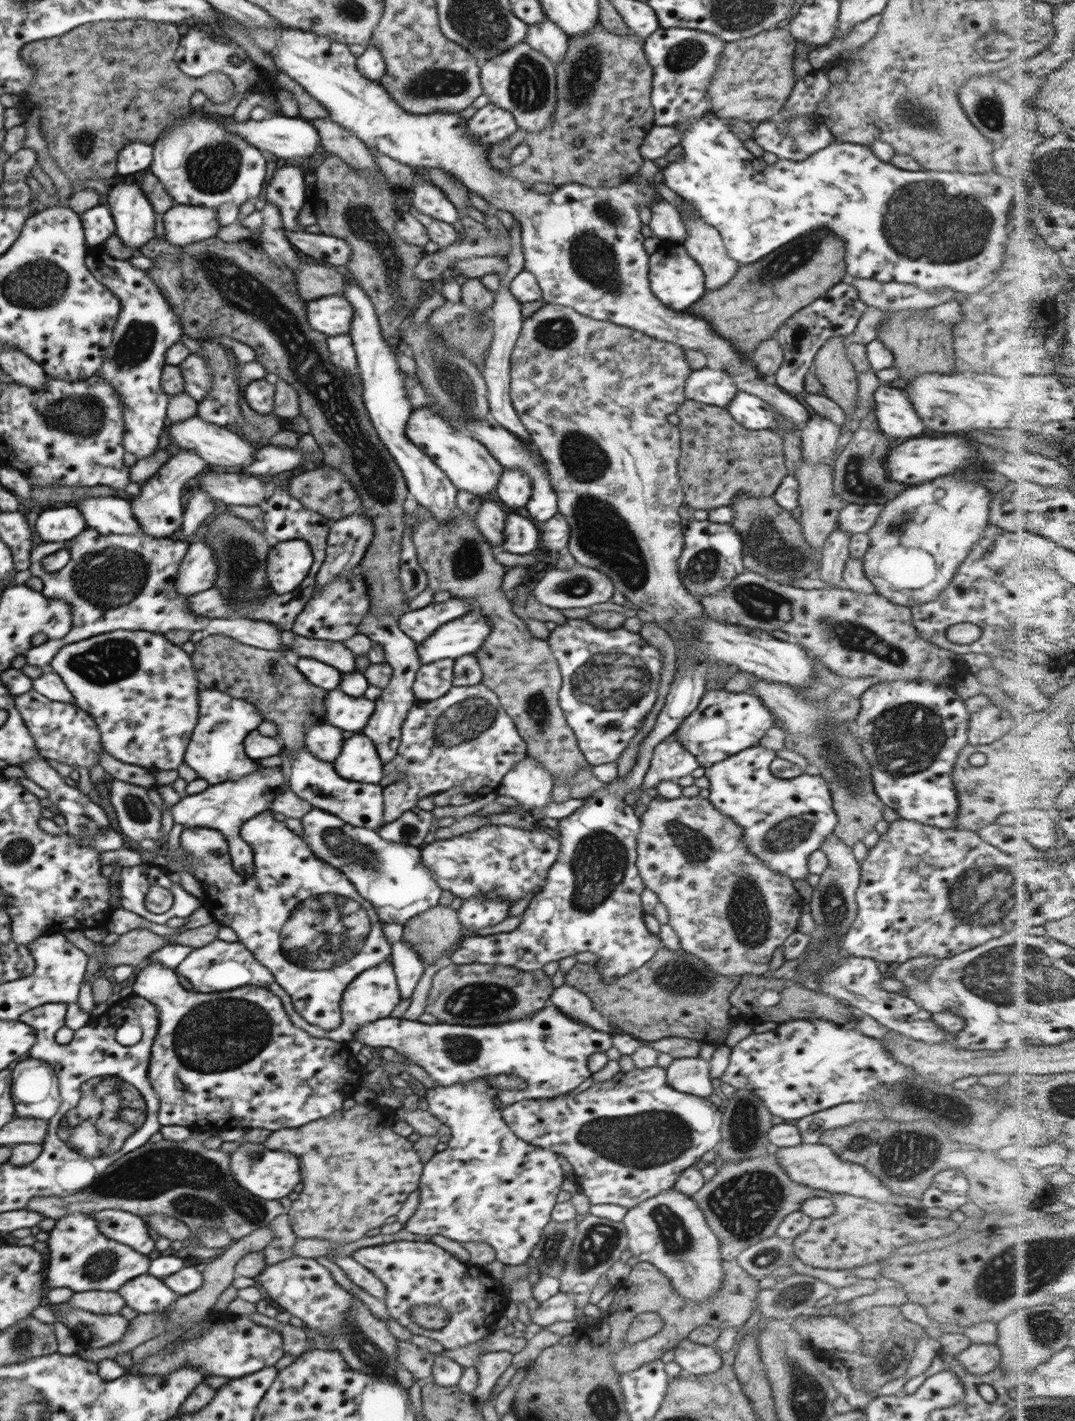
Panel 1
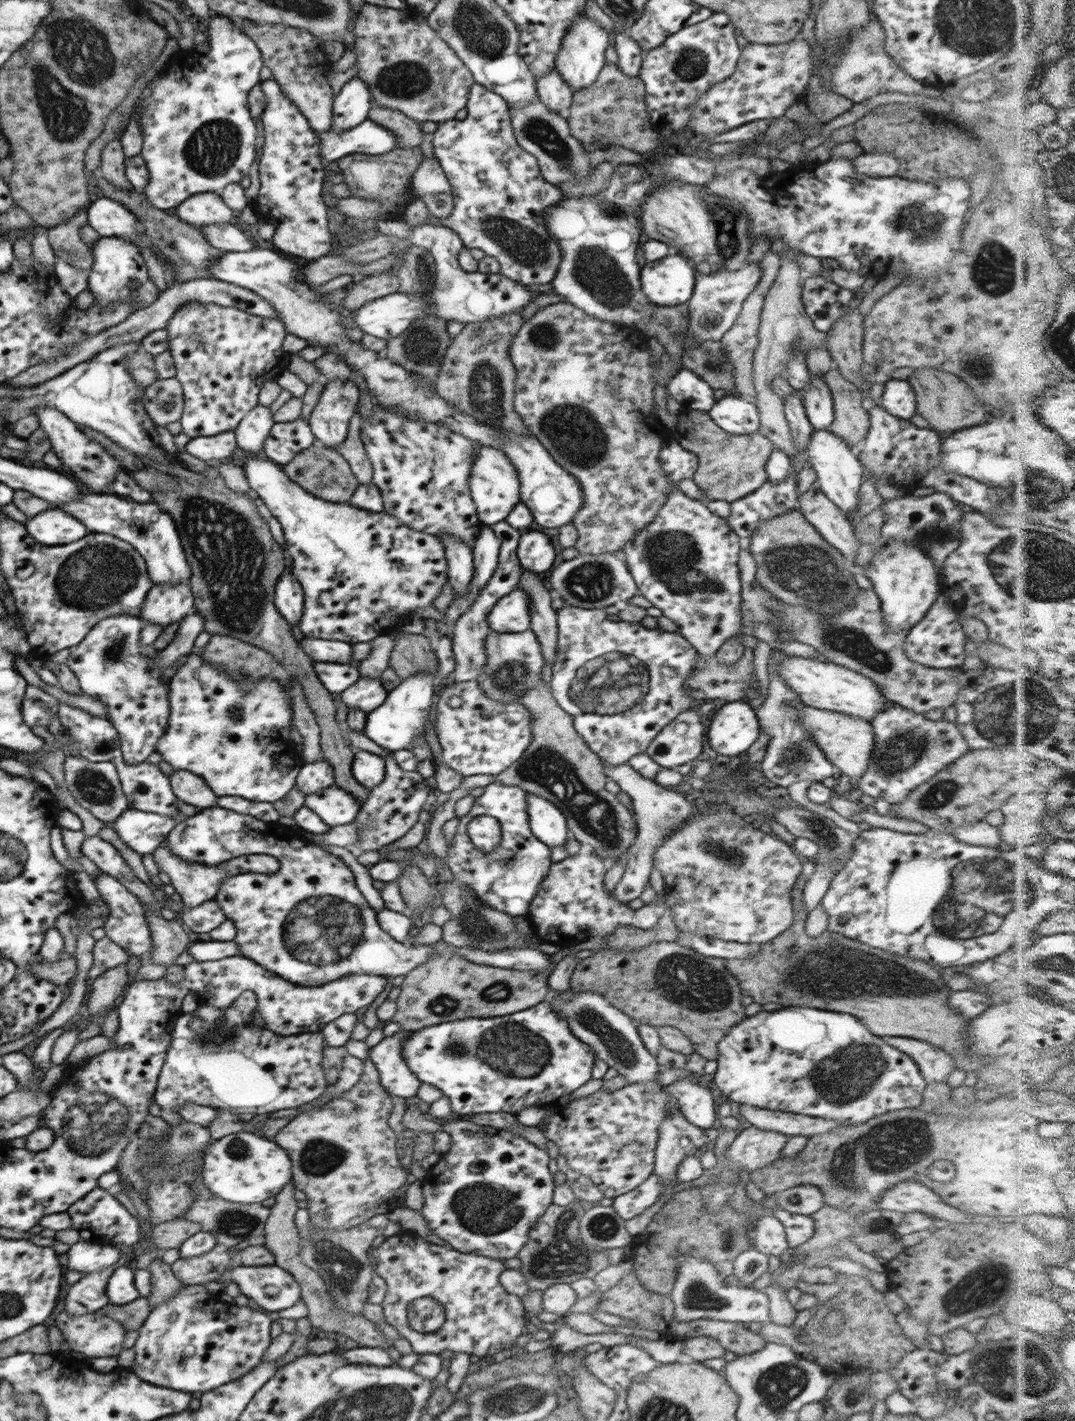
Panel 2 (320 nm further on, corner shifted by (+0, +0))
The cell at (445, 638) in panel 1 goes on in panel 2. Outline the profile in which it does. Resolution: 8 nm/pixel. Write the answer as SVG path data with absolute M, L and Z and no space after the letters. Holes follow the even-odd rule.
M518 588L506 593L488 613L487 623L498 634L528 630L531 625L529 594Z

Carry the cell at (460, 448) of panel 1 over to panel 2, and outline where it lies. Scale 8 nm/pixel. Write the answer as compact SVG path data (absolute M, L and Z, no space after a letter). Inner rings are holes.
M488 445L477 450L469 478L469 489L482 525L491 526L504 521L521 501L521 482L514 463L510 462L505 452Z

